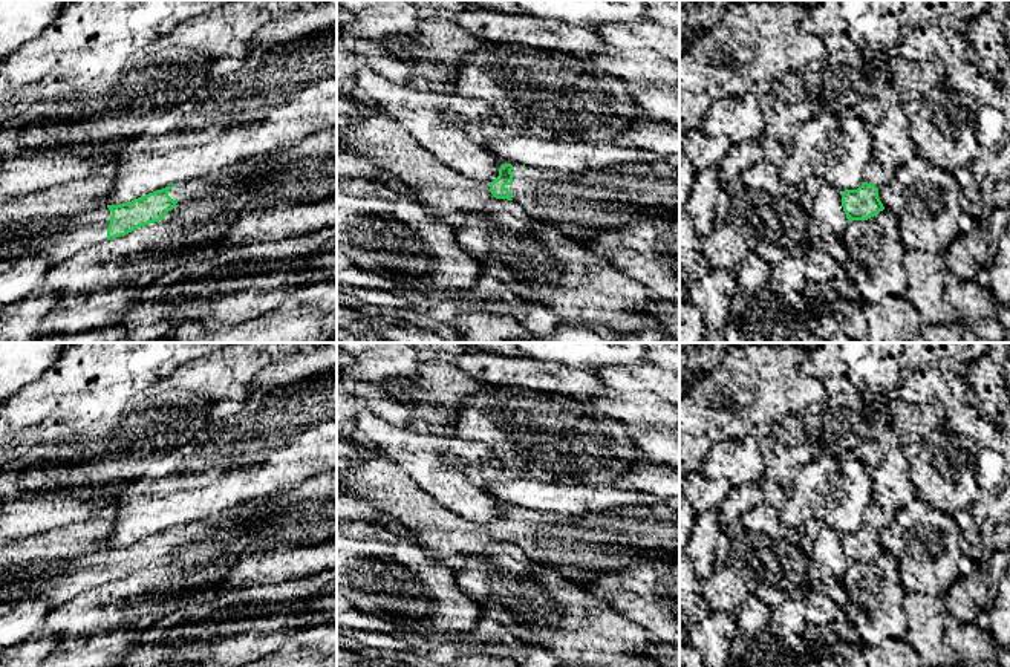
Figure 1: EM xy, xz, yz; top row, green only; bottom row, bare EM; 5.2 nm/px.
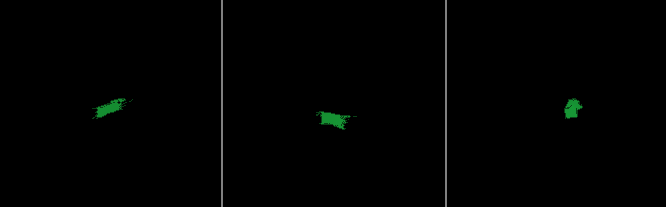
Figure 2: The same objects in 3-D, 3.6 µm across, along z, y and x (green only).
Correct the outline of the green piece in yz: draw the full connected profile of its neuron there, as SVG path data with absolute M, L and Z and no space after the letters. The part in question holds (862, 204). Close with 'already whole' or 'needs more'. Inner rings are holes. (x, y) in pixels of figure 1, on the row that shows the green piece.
M863 182L857 190L842 191L842 207L848 222L868 220L885 210L878 188L868 182Z; already whole

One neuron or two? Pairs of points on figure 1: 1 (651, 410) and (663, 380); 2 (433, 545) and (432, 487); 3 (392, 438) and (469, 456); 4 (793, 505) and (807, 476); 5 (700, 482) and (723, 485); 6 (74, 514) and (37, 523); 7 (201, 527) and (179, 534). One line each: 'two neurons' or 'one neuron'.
1: two neurons
2: one neuron
3: one neuron
4: one neuron
5: one neuron
6: one neuron
7: one neuron

